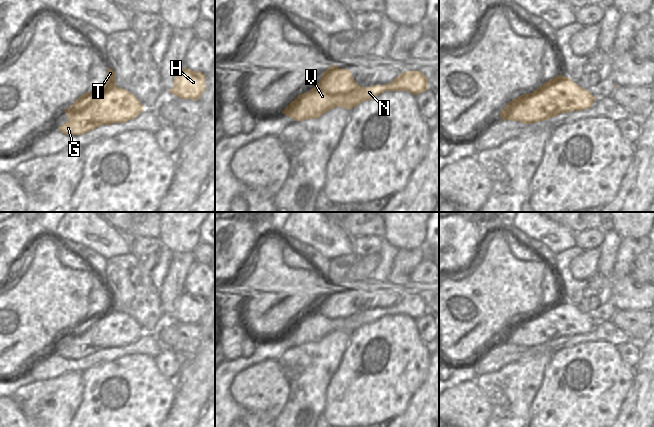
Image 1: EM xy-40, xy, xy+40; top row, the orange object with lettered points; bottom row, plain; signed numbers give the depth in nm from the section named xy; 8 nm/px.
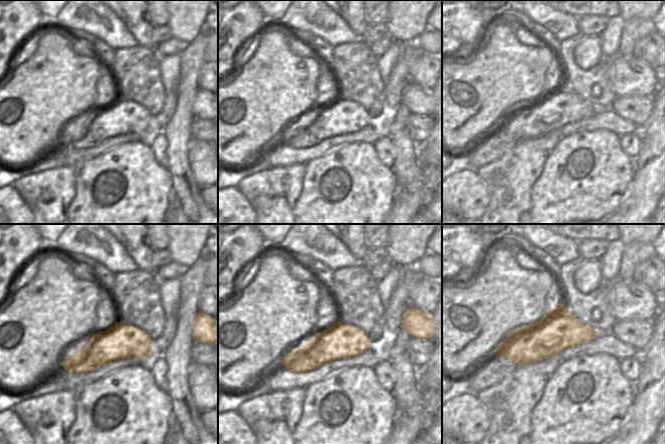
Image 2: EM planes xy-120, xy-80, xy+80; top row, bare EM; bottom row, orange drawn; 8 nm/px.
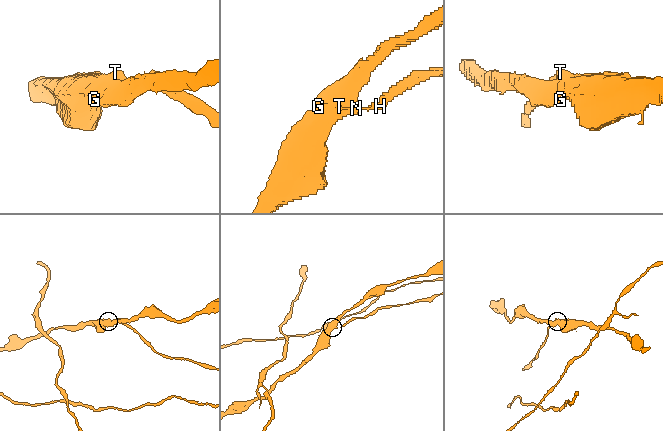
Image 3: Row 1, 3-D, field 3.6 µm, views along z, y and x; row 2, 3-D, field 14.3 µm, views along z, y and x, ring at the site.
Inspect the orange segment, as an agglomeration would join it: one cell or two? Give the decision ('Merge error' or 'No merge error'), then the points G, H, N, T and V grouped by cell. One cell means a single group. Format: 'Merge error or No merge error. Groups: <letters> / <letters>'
Merge error. Groups: G N T V / H.

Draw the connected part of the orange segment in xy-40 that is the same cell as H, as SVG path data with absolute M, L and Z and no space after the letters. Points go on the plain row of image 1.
M183 292L174 302L174 310L168 315L181 323L196 325L206 314L206 299Z

